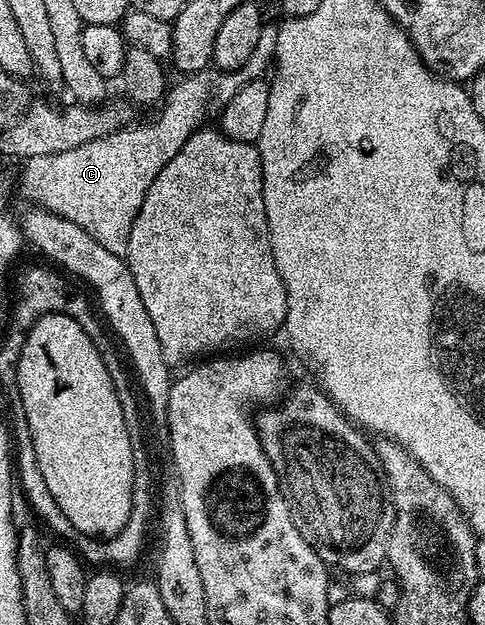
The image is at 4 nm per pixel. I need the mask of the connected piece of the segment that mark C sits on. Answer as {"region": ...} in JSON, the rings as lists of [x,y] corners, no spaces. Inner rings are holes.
{"region":[[[275,24],[264,25],[250,70],[248,67],[237,71],[209,69],[185,74],[181,78],[184,80],[165,94],[159,108],[160,119],[137,122],[113,135],[78,145],[78,149],[66,149],[66,153],[50,153],[27,160],[20,175],[20,187],[29,199],[27,202],[58,213],[74,221],[74,225],[82,225],[98,245],[110,249],[115,255],[127,256],[134,217],[138,217],[138,209],[142,209],[142,201],[150,185],[154,185],[154,177],[166,169],[170,157],[190,141],[192,134],[205,126],[207,119],[204,118],[211,103],[216,109],[224,107],[242,85],[252,78],[263,78],[271,70],[276,56],[277,31]]]}

